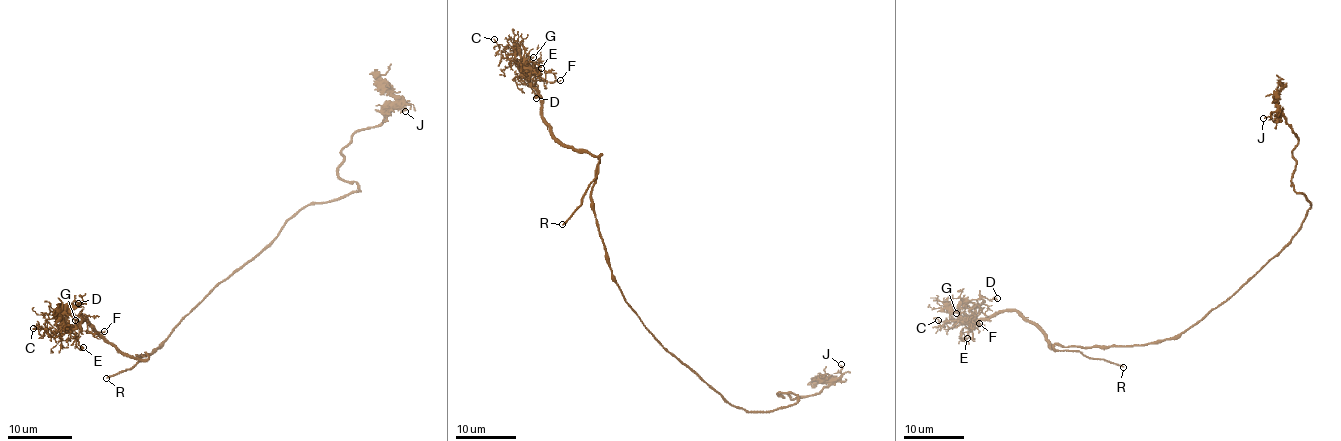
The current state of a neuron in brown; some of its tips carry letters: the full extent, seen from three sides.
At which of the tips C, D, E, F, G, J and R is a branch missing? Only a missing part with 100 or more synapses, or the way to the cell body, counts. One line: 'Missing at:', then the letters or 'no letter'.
Missing at: R

